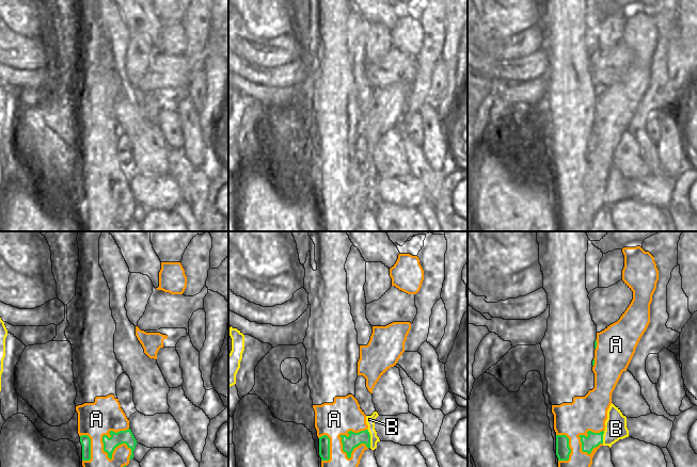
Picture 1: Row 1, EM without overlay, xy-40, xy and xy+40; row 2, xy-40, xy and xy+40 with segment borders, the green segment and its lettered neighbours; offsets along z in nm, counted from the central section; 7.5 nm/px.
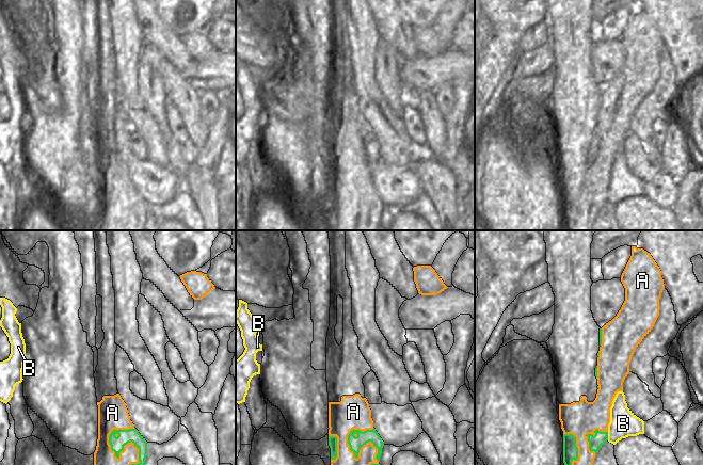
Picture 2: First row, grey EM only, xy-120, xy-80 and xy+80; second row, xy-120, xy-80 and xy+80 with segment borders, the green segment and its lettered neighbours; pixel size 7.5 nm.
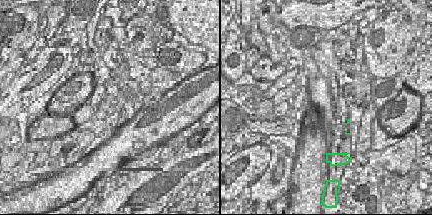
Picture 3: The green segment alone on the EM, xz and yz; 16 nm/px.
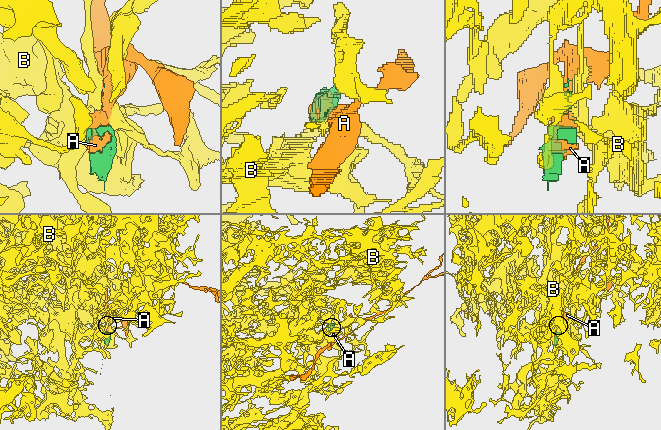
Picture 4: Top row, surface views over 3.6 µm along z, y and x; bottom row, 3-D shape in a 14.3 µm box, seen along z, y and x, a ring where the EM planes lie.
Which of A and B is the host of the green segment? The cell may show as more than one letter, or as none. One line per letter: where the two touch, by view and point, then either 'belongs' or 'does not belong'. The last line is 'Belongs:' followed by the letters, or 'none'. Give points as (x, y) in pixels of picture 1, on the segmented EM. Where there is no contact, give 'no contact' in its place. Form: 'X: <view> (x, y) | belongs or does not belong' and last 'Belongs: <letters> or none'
A: xy-40 (112, 451) | does not belong
B: xy (369, 438) | does not belong
Belongs: none

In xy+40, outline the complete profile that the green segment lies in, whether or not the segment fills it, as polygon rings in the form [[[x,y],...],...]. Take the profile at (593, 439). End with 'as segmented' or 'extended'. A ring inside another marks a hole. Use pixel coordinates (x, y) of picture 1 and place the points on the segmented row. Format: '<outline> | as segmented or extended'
[[[588,431],[587,434],[587,437],[585,435],[580,435],[579,437],[582,442],[582,451],[590,454],[593,448],[598,447],[600,444],[603,444],[604,431],[600,433]]] | as segmented

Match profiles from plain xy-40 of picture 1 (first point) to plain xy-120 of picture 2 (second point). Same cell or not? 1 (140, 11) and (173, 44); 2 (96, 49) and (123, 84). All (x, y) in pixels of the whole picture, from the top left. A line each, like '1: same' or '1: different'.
1: same
2: different

